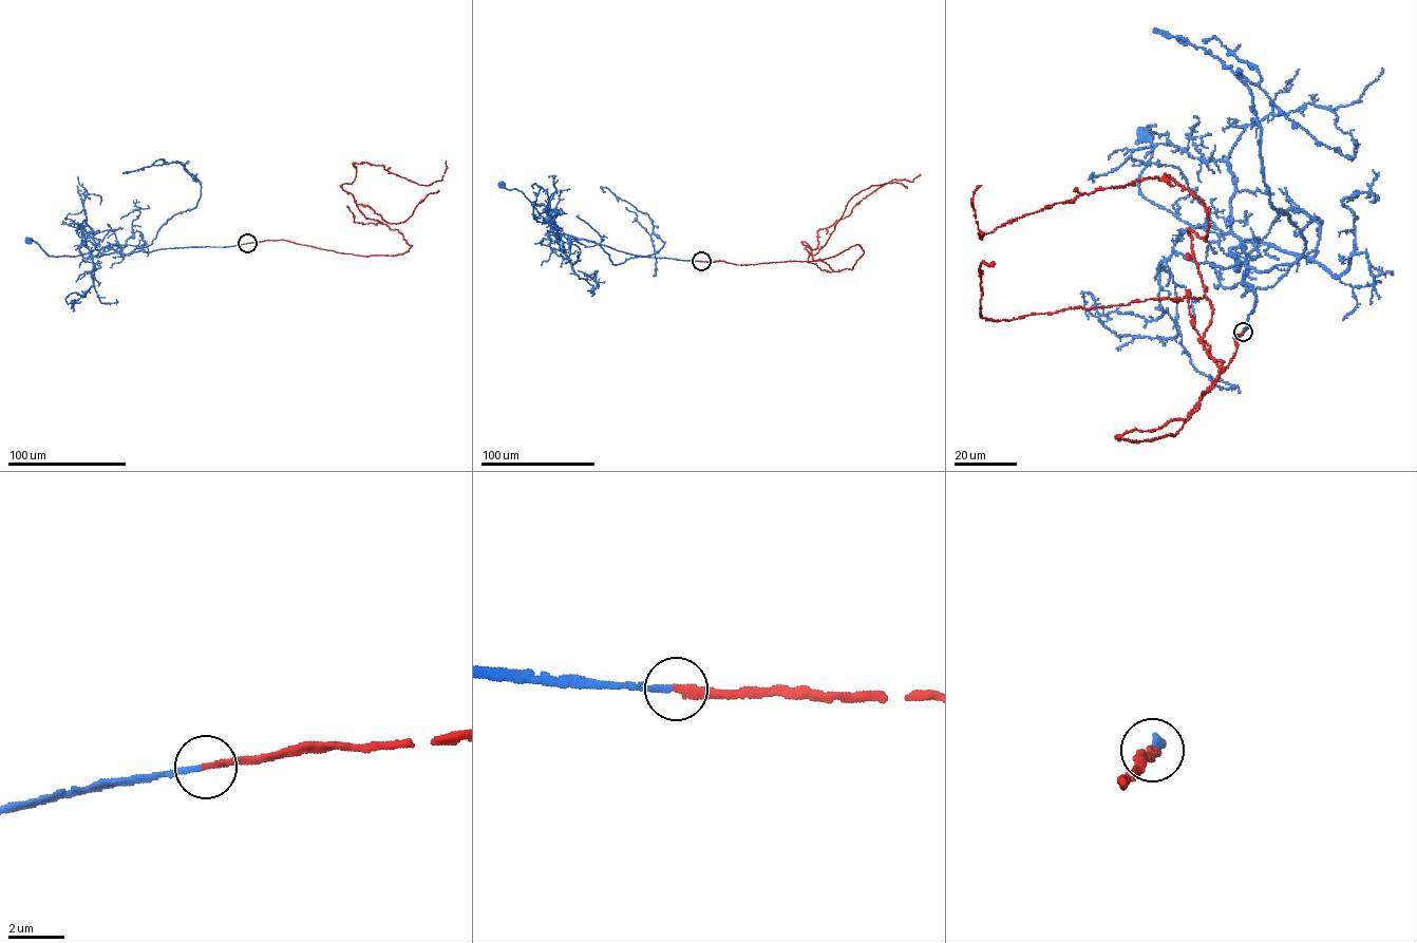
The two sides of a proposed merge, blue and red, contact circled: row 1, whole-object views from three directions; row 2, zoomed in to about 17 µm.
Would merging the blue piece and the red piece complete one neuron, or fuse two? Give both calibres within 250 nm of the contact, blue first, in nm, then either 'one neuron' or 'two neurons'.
200 nm thick on the blue side, 240 nm on the other; one neuron

